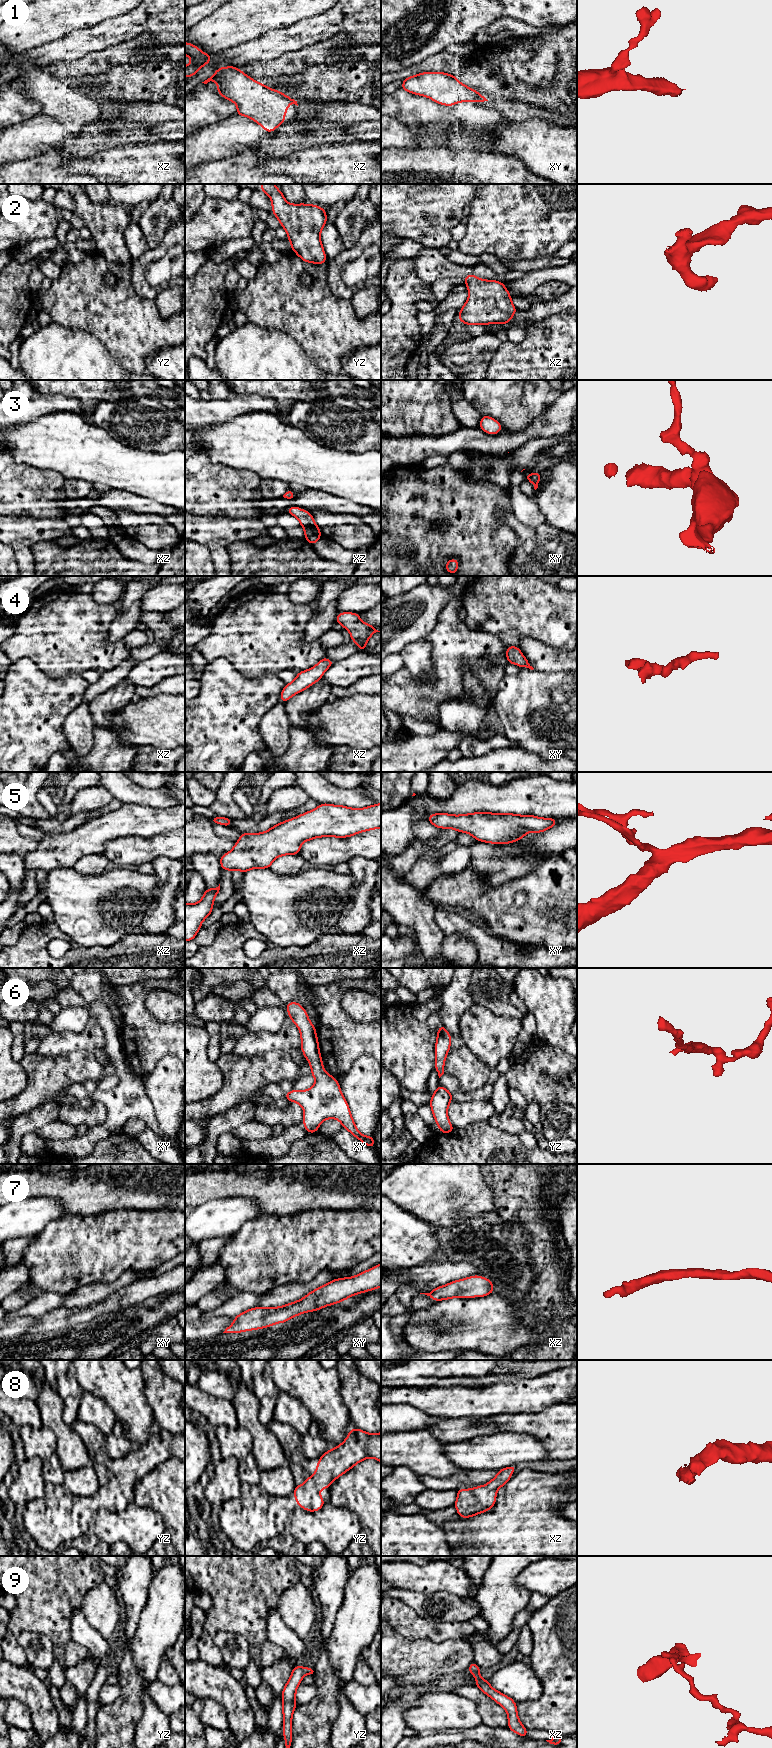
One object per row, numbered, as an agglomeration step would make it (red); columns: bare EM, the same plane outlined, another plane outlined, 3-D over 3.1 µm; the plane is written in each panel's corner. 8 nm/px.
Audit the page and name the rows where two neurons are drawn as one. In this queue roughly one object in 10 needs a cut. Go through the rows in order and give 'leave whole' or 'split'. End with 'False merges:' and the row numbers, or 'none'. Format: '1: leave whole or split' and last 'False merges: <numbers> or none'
1: leave whole
2: leave whole
3: leave whole
4: leave whole
5: leave whole
6: leave whole
7: leave whole
8: leave whole
9: leave whole
False merges: none

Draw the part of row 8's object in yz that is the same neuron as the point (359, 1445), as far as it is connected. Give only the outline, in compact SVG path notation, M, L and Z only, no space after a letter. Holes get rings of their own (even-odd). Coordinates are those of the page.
M352 1428L341 1445L319 1457L314 1475L296 1486L293 1493L297 1504L306 1511L320 1510L325 1502L319 1491L329 1489L335 1479L369 1457L381 1463L381 1432L371 1434Z

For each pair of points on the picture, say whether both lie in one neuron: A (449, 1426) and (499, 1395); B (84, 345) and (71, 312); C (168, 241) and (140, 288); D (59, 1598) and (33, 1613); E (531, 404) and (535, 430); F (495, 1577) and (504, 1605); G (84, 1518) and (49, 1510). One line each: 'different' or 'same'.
A: different
B: different
C: same
D: same
E: different
F: same
G: same

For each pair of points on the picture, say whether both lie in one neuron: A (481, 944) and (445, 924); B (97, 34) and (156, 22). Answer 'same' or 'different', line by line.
A: same
B: same

